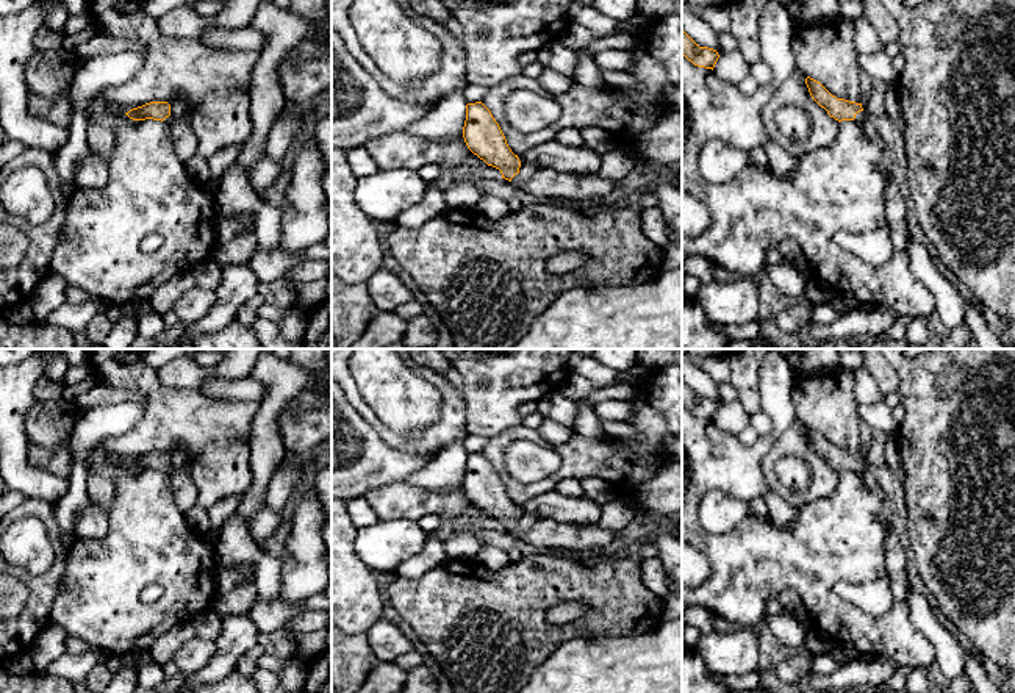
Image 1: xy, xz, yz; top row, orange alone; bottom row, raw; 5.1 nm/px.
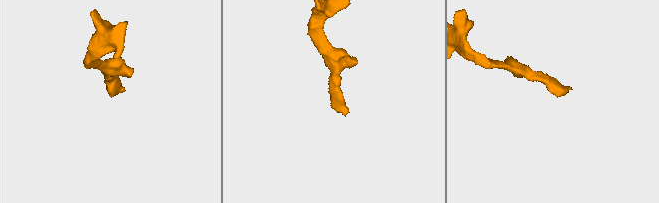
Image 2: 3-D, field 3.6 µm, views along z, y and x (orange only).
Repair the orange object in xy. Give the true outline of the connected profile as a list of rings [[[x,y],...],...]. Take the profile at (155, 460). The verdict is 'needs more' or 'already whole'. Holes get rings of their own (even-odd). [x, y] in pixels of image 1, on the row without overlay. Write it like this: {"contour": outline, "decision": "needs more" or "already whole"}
{"contour": [[[150,452],[142,457],[133,458],[125,465],[133,471],[153,469],[166,472],[170,479],[170,490],[177,507],[183,513],[186,513],[197,504],[199,491],[188,466],[183,471],[175,471],[170,466],[170,455],[167,452]]], "decision": "needs more"}

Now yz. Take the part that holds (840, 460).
{"contour": [[[807,427],[805,435],[812,449],[827,461],[835,471],[857,471],[865,476],[868,466],[863,463],[862,454],[837,449],[820,432]]], "decision": "needs more"}

